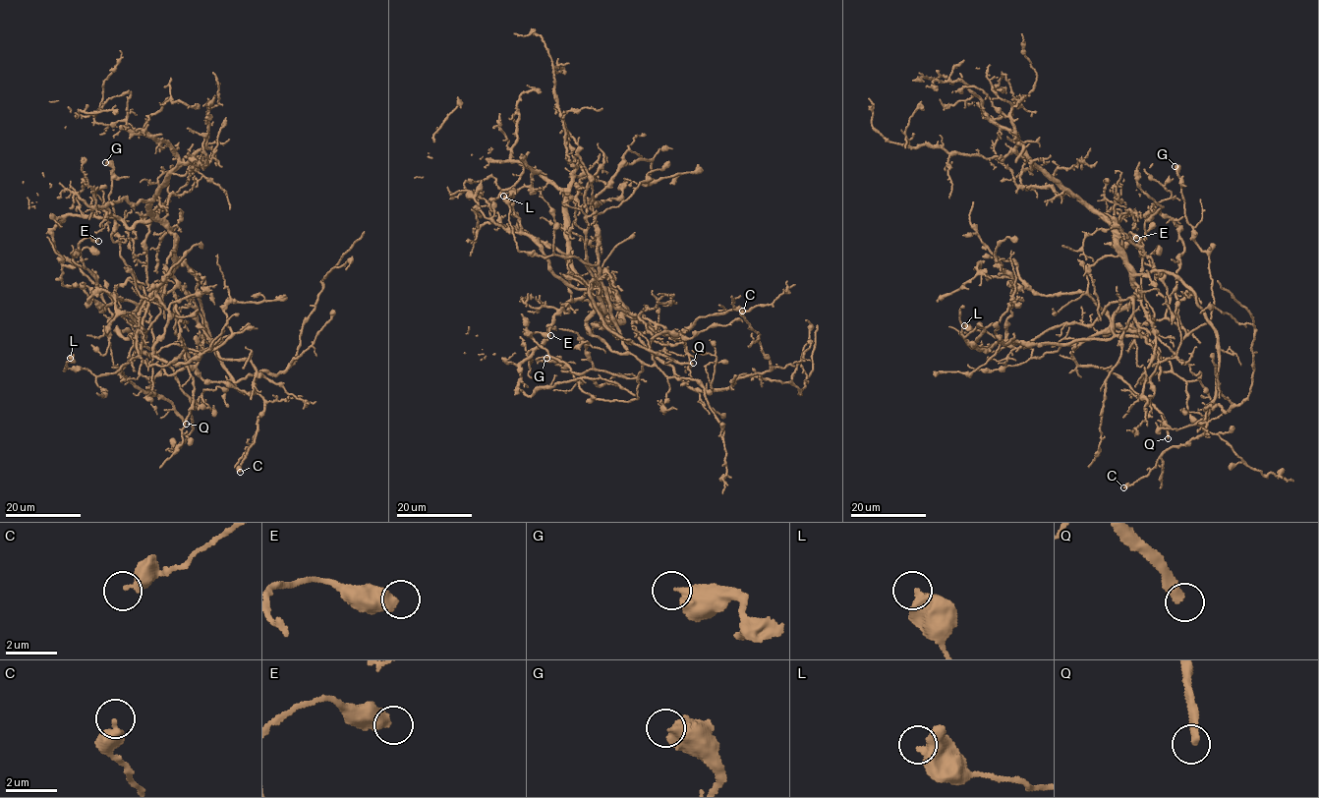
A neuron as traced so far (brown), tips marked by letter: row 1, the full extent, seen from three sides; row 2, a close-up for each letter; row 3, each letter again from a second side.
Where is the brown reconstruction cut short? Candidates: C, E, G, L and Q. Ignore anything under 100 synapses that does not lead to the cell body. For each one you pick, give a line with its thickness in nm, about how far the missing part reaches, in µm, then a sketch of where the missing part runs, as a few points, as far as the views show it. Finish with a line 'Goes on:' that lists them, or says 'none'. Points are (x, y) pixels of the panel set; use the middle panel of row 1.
Q: calibre 320 nm; missing 90 µm; course (693, 363), (712, 376), (711, 395), (705, 401), (668, 410), (644, 411), (597, 398), (540, 367), (535, 370)
Goes on: Q

